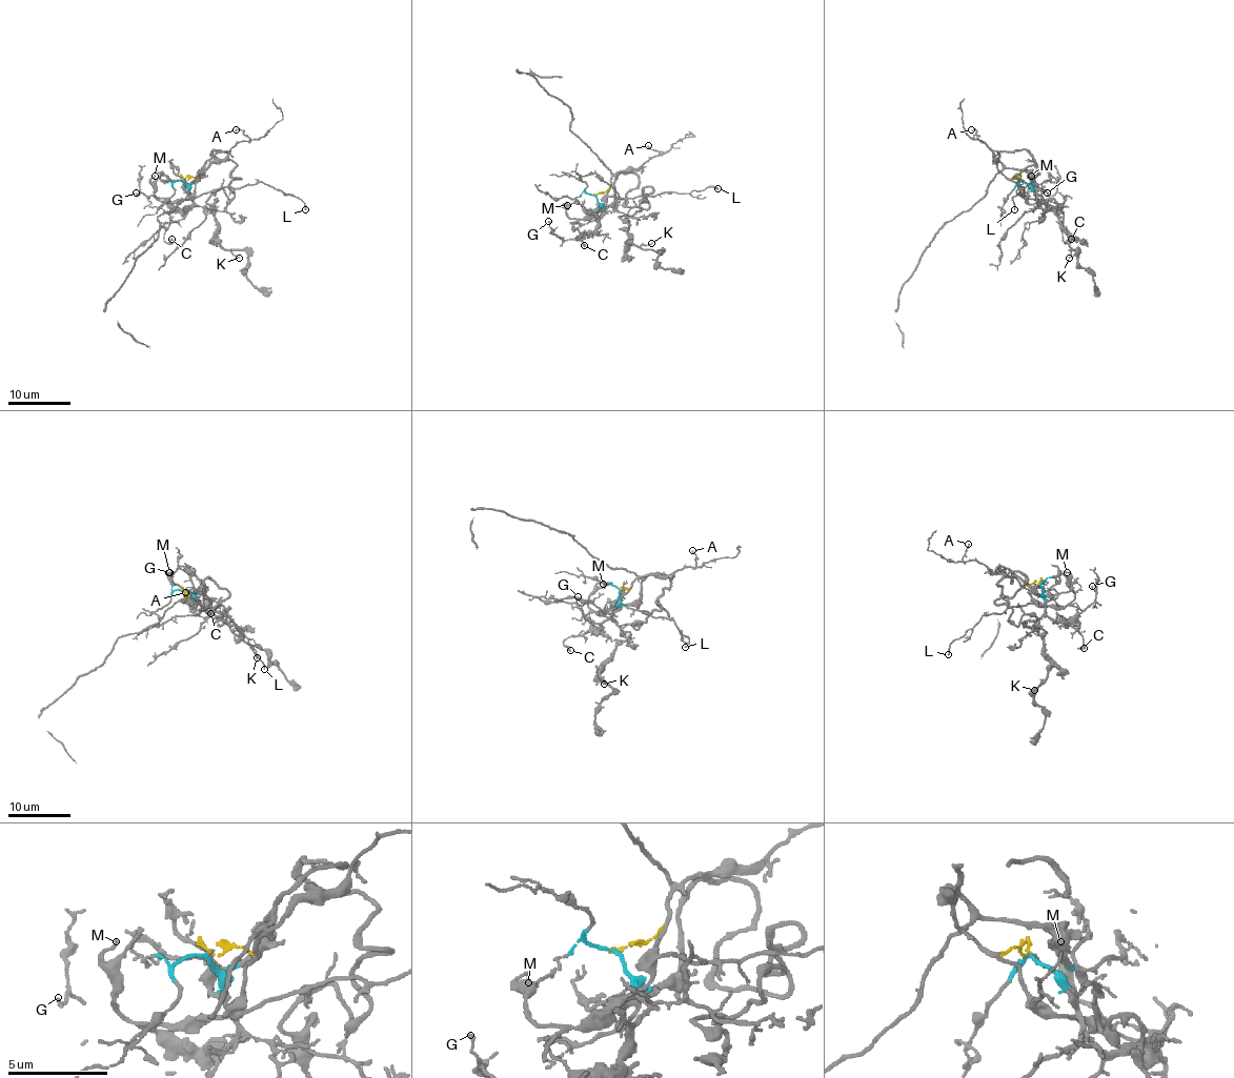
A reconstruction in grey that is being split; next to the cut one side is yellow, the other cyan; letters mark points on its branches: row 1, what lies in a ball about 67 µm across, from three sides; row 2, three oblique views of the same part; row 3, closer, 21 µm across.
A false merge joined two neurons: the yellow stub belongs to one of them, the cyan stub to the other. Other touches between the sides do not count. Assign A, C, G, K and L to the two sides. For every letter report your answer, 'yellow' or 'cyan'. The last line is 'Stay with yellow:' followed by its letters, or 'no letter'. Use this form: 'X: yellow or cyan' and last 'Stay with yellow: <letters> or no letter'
A: yellow
C: cyan
G: cyan
K: cyan
L: yellow
Stay with yellow: A, L

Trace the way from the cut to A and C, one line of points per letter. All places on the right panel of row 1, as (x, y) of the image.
A: (1022, 178), (1008, 178), (998, 168), (996, 158), (977, 139), (976, 129), (971, 129)
C: (1022, 178), (1045, 209), (1057, 209), (1063, 215), (1063, 240), (1066, 243), (1072, 238)

